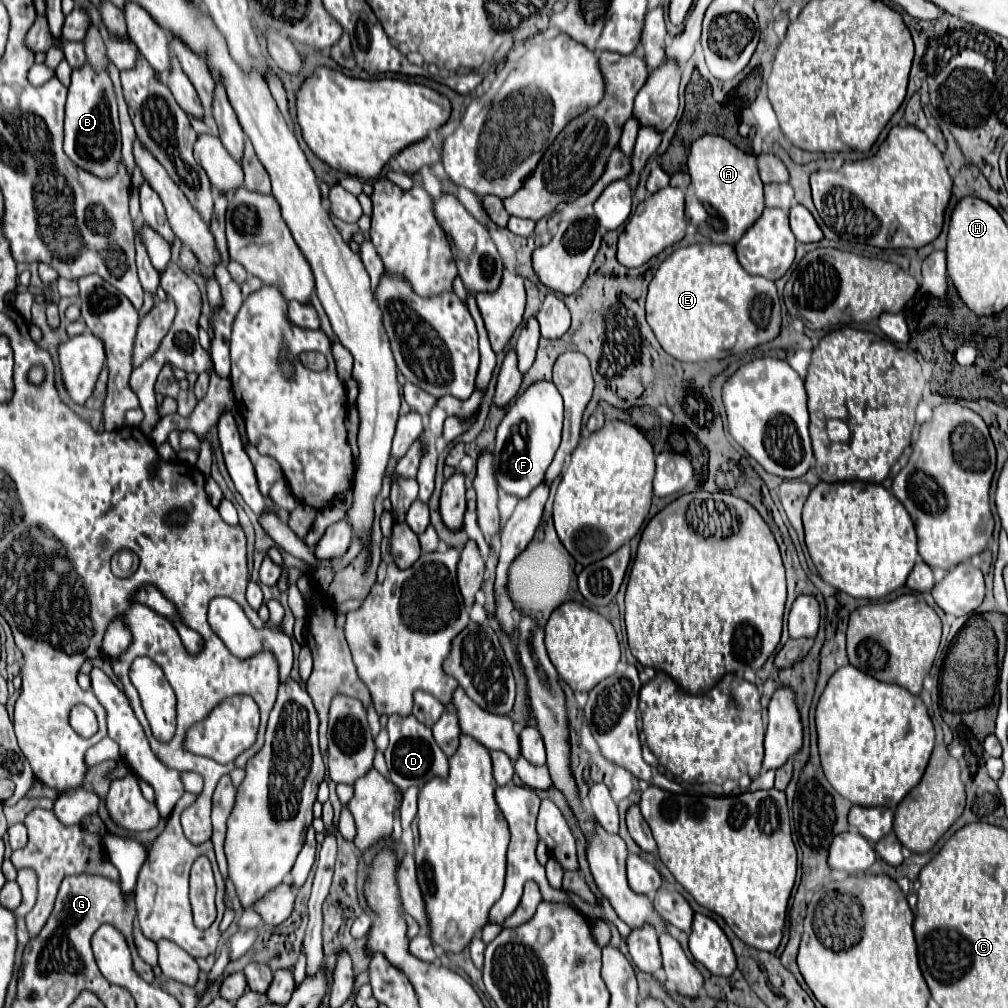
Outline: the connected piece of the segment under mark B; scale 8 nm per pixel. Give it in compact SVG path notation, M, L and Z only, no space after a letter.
M89 64L71 74L71 86L65 106L65 154L85 172L93 172L93 176L115 176L121 164L121 130L119 130L119 114L117 114L117 98L113 90L113 82L107 72L97 74Z

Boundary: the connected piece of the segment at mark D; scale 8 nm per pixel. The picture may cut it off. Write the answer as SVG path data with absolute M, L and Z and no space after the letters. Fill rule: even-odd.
M413 714L389 716L387 732L389 732L389 746L385 750L385 760L387 760L387 768L391 772L391 780L399 790L407 790L409 786L423 788L423 784L427 784L431 778L447 776L449 764L447 764L443 750L433 740L431 728L421 724Z

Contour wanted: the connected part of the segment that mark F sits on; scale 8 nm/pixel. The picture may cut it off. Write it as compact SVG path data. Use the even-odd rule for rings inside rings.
M553 382L531 384L509 408L503 422L497 428L497 444L493 450L493 460L497 468L497 484L519 498L529 496L543 478L545 468L549 468L563 428L563 400Z

